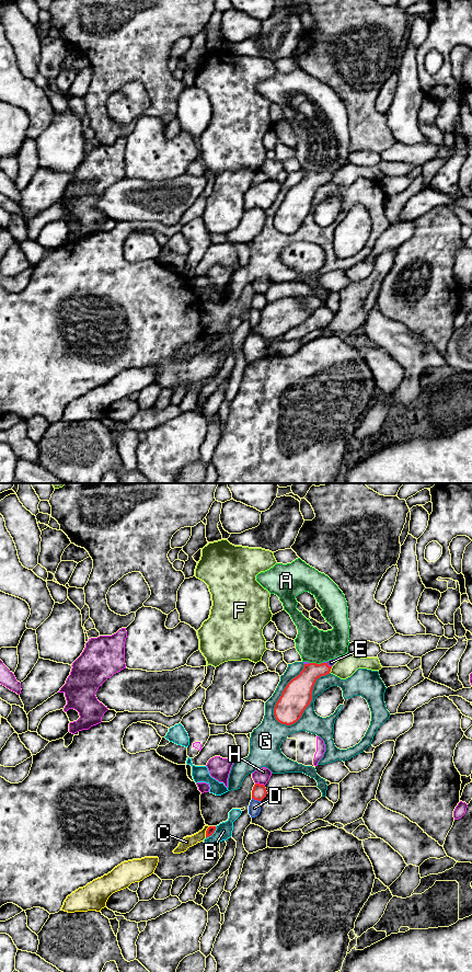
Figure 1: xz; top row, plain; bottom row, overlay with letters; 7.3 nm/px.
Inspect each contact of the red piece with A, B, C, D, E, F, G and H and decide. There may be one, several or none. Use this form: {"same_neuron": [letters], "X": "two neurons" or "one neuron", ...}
{"same_neuron": ["E"], "A": "two neurons", "B": "two neurons", "C": "two neurons", "D": "two neurons", "E": "one neuron", "F": "two neurons", "G": "two neurons", "H": "two neurons"}

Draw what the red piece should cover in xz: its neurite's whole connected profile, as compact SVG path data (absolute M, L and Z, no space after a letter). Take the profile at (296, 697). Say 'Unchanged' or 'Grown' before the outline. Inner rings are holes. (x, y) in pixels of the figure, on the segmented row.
Grown. M338 656L321 664L303 662L303 670L287 684L276 702L275 719L286 725L296 723L312 700L316 679L330 674L332 666L342 657Z

